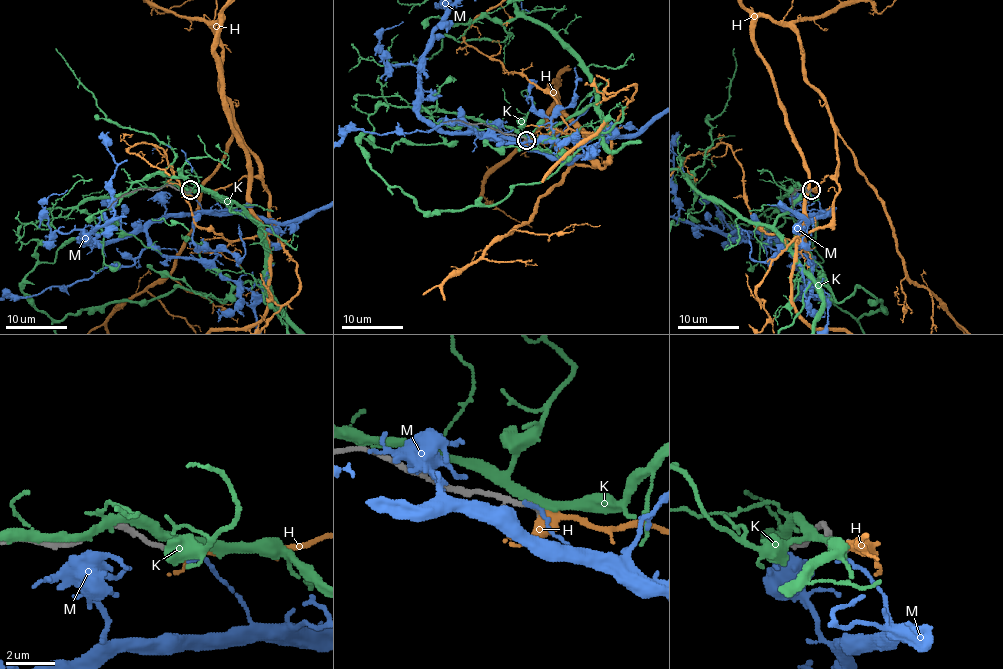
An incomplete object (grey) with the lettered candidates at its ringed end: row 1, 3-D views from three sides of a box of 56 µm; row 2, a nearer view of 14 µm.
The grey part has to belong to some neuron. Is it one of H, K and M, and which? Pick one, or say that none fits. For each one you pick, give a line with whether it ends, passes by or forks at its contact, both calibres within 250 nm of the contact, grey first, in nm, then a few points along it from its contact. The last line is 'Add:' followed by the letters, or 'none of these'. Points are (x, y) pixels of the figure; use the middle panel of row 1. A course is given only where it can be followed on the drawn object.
H: It passes by. Thickness 220 nm (grey) against 460 nm
Add: H

